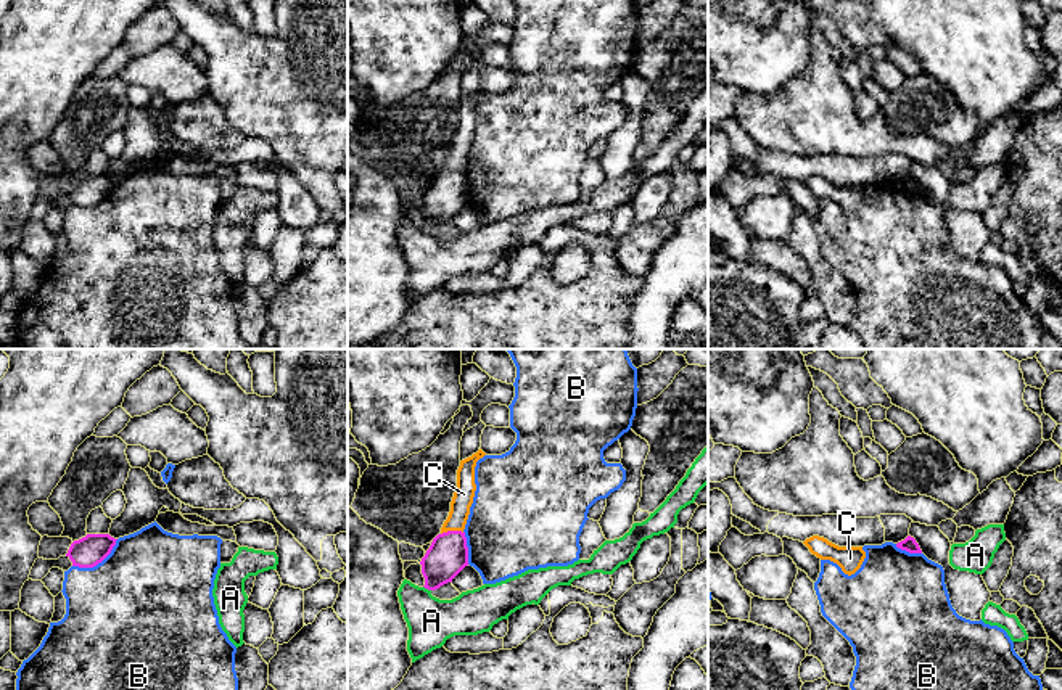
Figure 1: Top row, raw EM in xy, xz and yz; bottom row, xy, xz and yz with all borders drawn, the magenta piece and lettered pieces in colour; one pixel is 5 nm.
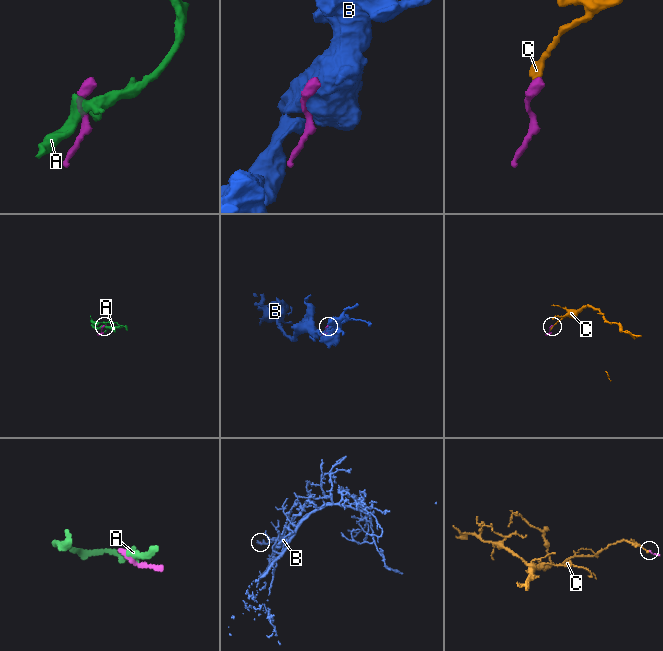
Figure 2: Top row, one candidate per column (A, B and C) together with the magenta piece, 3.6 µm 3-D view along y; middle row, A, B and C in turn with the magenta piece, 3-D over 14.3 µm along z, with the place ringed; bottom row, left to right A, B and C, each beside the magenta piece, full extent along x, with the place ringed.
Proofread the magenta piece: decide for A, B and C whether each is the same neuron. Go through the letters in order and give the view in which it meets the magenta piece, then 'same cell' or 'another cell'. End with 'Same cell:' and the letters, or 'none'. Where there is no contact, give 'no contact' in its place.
A: contact in xz; another cell
B: contact in xy; another cell
C: contact in xz; same cell
Same cell: C

